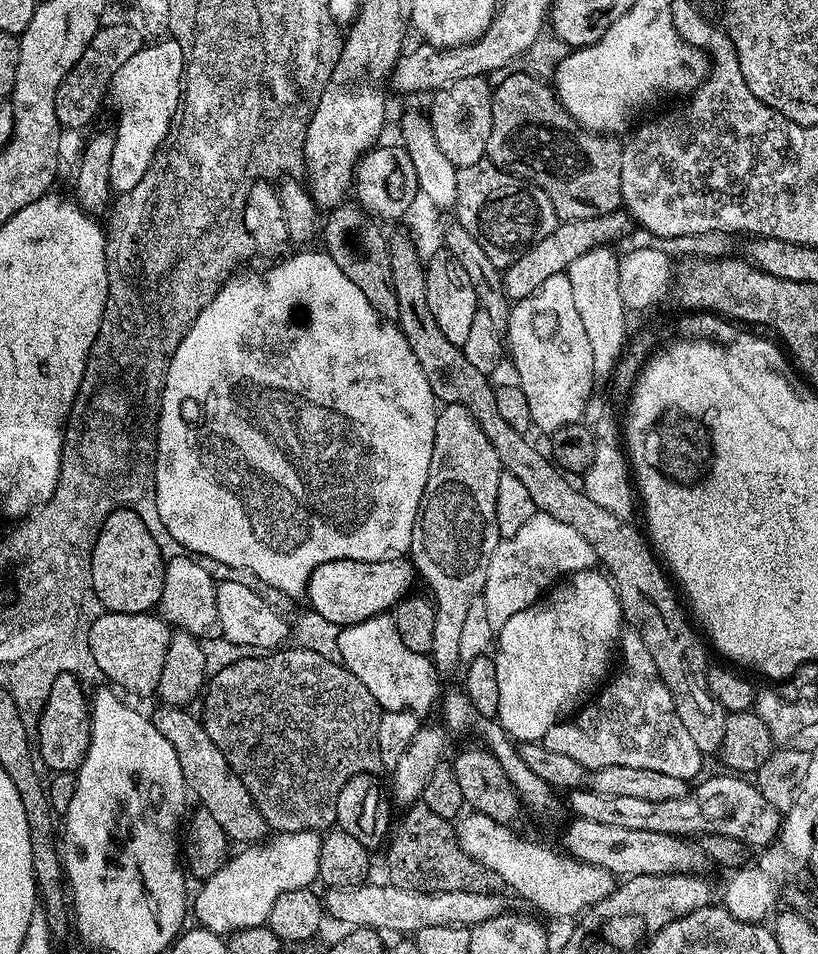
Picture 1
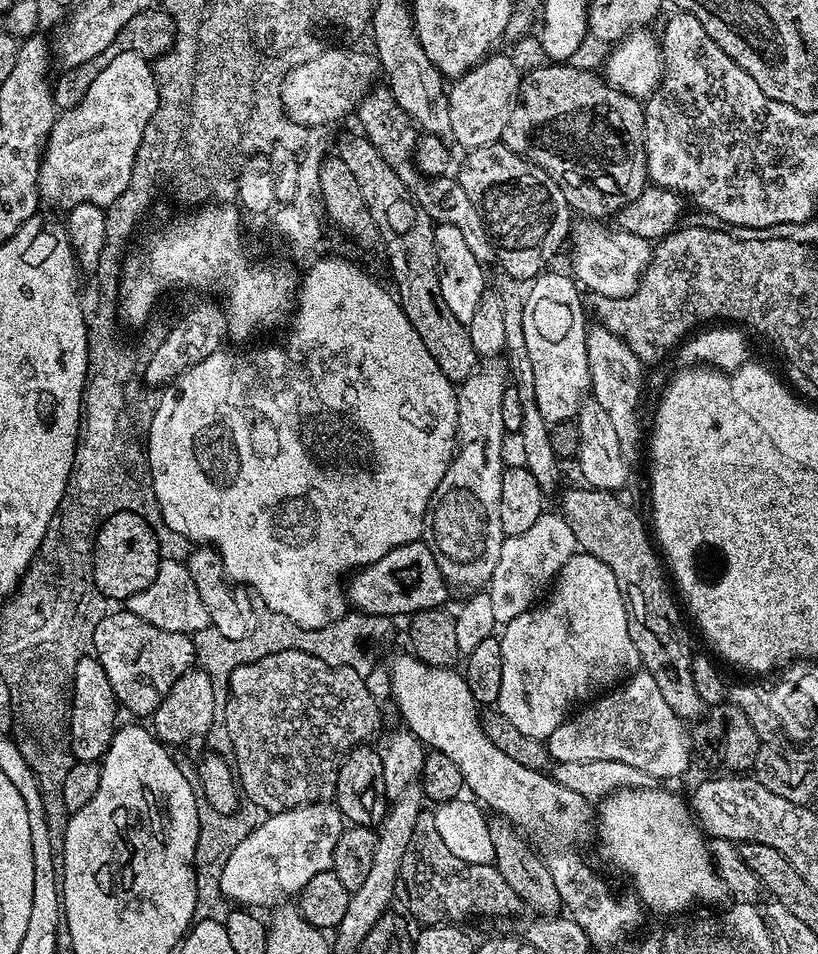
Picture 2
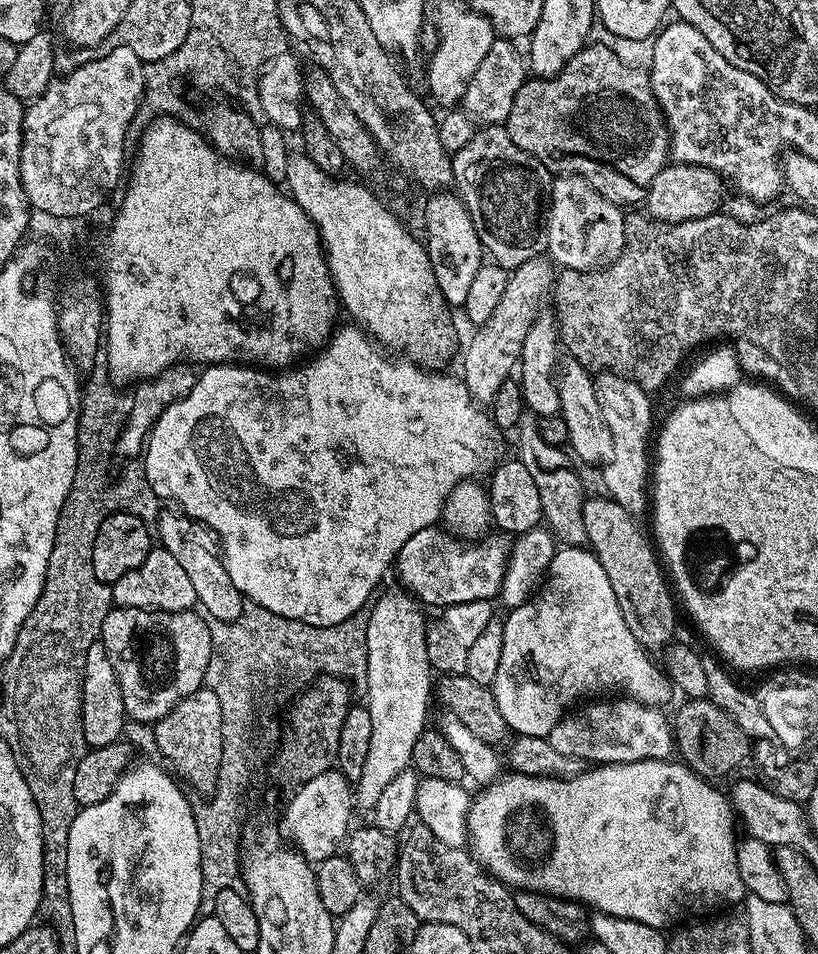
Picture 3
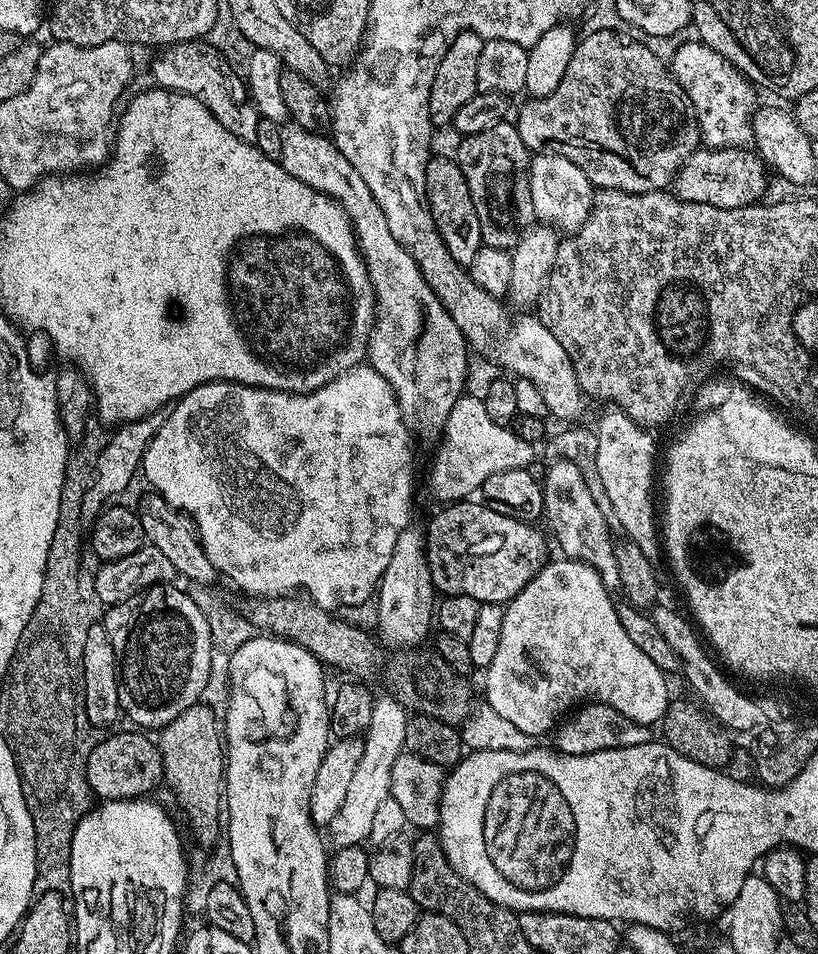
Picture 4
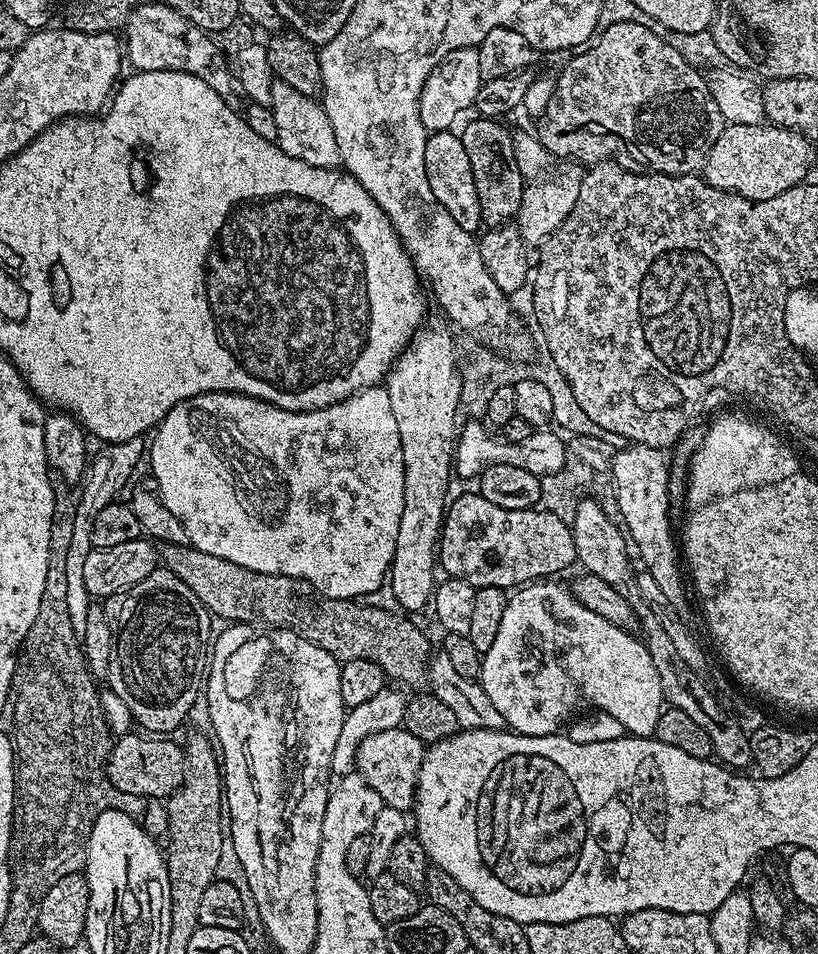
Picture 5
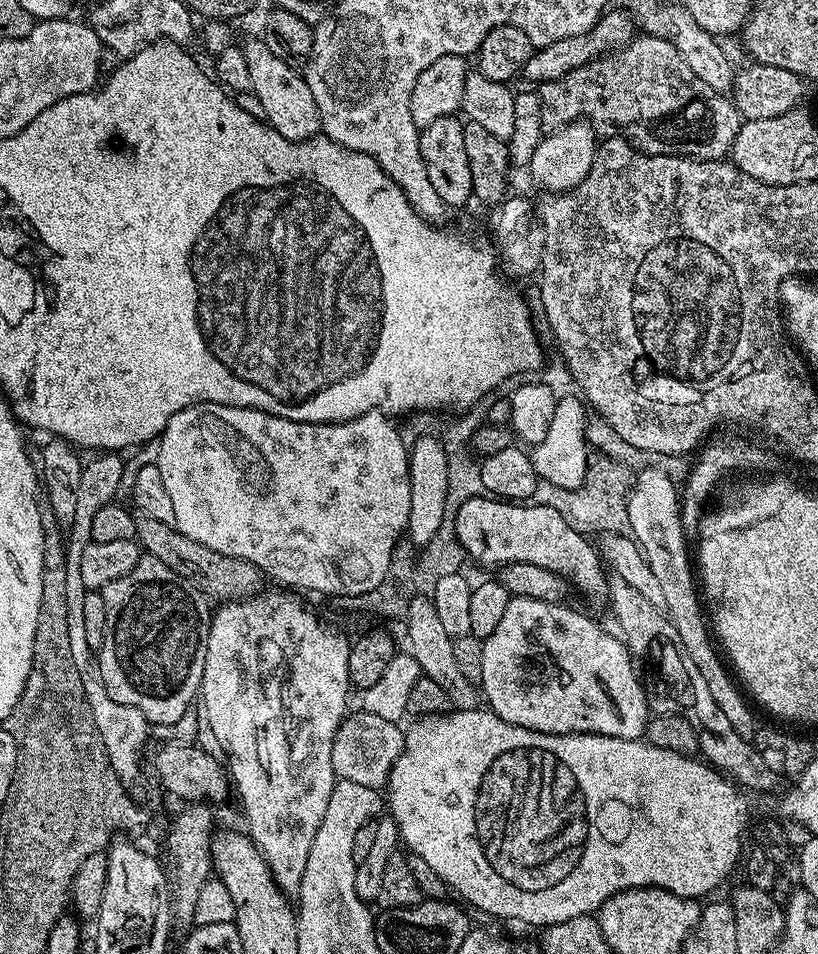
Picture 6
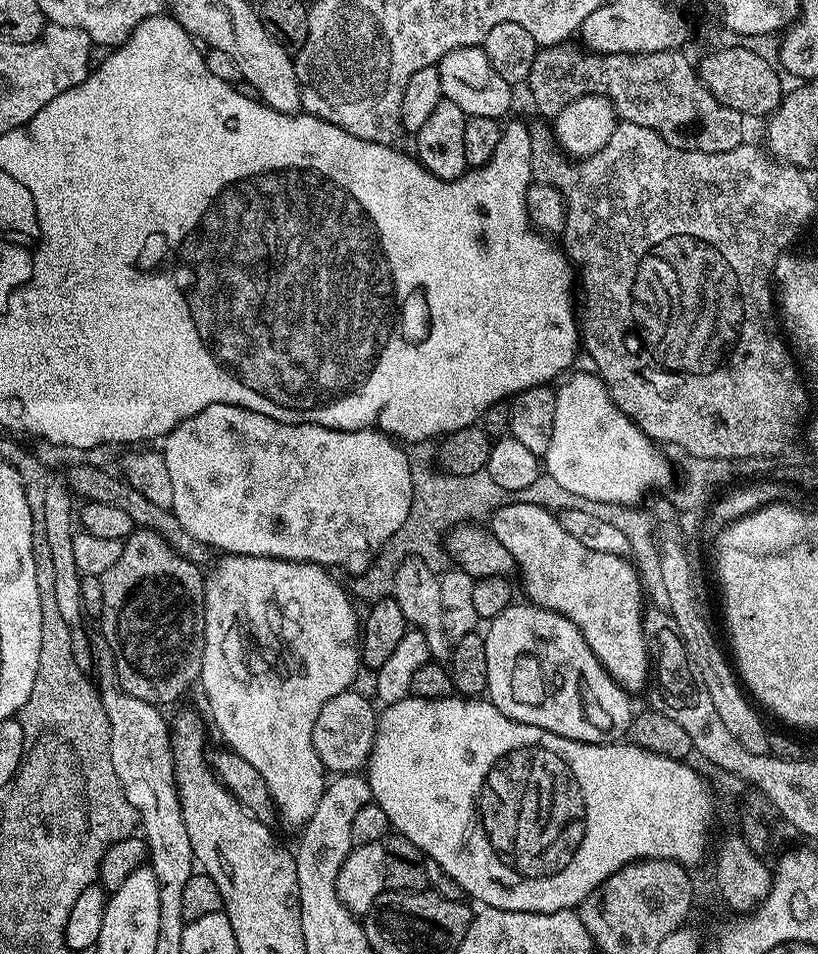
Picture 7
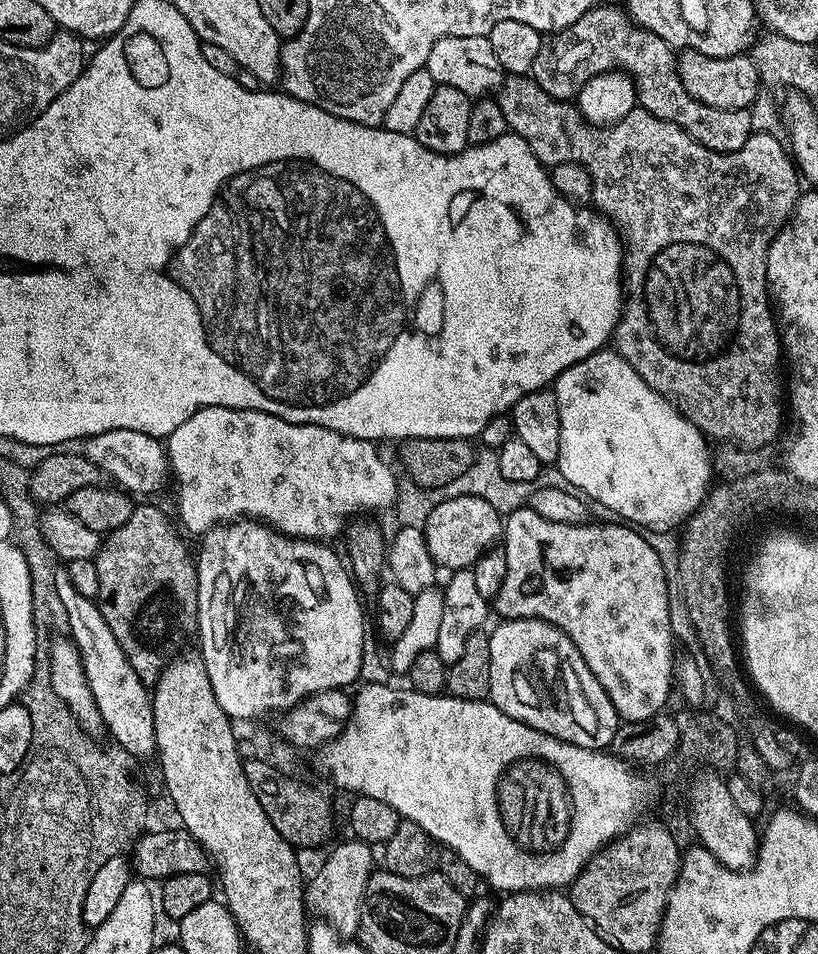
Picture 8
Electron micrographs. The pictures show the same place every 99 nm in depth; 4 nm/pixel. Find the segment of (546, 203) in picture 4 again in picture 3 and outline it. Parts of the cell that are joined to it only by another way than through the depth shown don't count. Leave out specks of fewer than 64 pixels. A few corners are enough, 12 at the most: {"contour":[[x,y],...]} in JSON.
{"contour":[[582,176],[553,180],[545,245],[589,271],[628,240],[623,209]]}

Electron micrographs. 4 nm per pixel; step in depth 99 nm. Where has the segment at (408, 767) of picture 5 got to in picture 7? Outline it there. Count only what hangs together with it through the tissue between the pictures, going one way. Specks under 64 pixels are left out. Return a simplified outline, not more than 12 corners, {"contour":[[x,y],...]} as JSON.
{"contour":[[348,689],[324,703],[311,741],[325,771],[359,773],[378,712]]}

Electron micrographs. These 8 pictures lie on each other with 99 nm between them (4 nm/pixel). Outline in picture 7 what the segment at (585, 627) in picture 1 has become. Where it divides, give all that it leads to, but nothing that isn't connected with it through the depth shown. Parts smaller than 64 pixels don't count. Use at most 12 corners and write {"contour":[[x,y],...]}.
{"contour":[[531,602],[487,621],[487,699],[587,744],[633,697],[578,626]]}

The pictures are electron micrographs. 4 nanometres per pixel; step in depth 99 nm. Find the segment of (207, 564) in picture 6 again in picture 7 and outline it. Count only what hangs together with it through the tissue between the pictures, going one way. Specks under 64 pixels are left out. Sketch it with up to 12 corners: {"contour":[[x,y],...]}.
{"contour":[[80,464],[66,483],[85,501],[130,514],[136,528],[158,532],[179,556],[209,563],[208,545],[154,506],[127,479]]}

